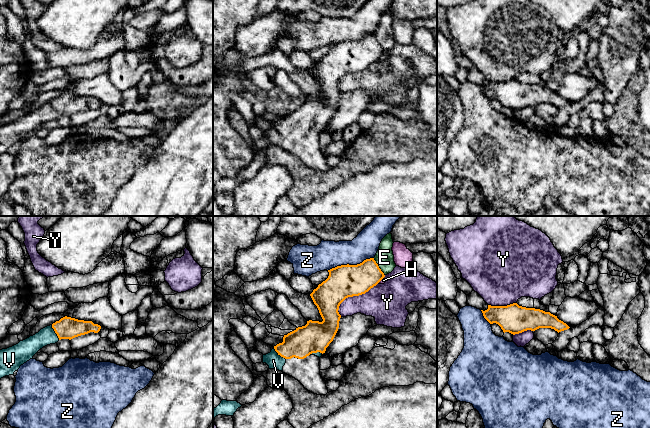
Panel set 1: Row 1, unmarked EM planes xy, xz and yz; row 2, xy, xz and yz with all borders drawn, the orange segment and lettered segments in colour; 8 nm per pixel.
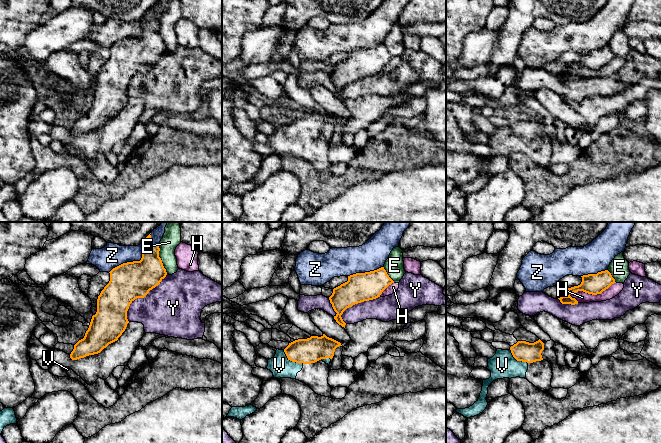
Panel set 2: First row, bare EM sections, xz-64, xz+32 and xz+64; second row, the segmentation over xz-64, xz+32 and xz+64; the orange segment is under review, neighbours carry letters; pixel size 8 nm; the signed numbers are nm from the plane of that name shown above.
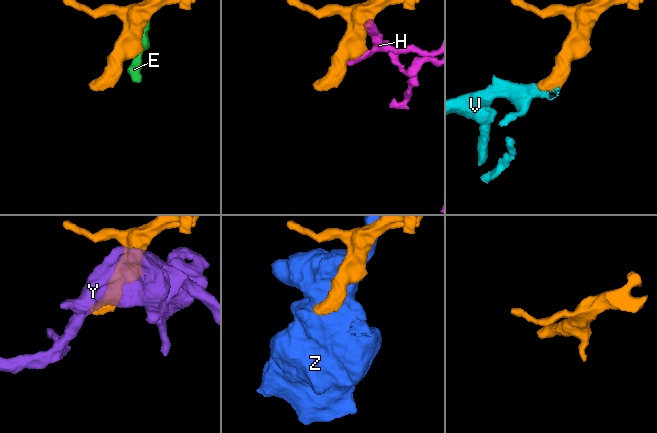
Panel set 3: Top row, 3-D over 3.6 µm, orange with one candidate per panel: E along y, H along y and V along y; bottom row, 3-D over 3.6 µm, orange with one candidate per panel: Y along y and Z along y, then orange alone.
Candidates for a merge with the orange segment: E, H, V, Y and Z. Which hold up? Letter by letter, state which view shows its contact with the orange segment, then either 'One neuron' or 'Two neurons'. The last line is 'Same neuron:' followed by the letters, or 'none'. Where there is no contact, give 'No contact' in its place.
E: Touches orange in xz. Two neurons
H: Touches orange in xz. Two neurons
V: Touches orange in xy. One neuron
Y: Touches orange in xz. Two neurons
Z: Touches orange in xz. Two neurons
Same neuron: V

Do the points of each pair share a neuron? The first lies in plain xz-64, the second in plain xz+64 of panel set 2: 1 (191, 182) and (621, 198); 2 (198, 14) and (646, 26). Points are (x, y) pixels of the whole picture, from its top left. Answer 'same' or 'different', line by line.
1: same
2: different

